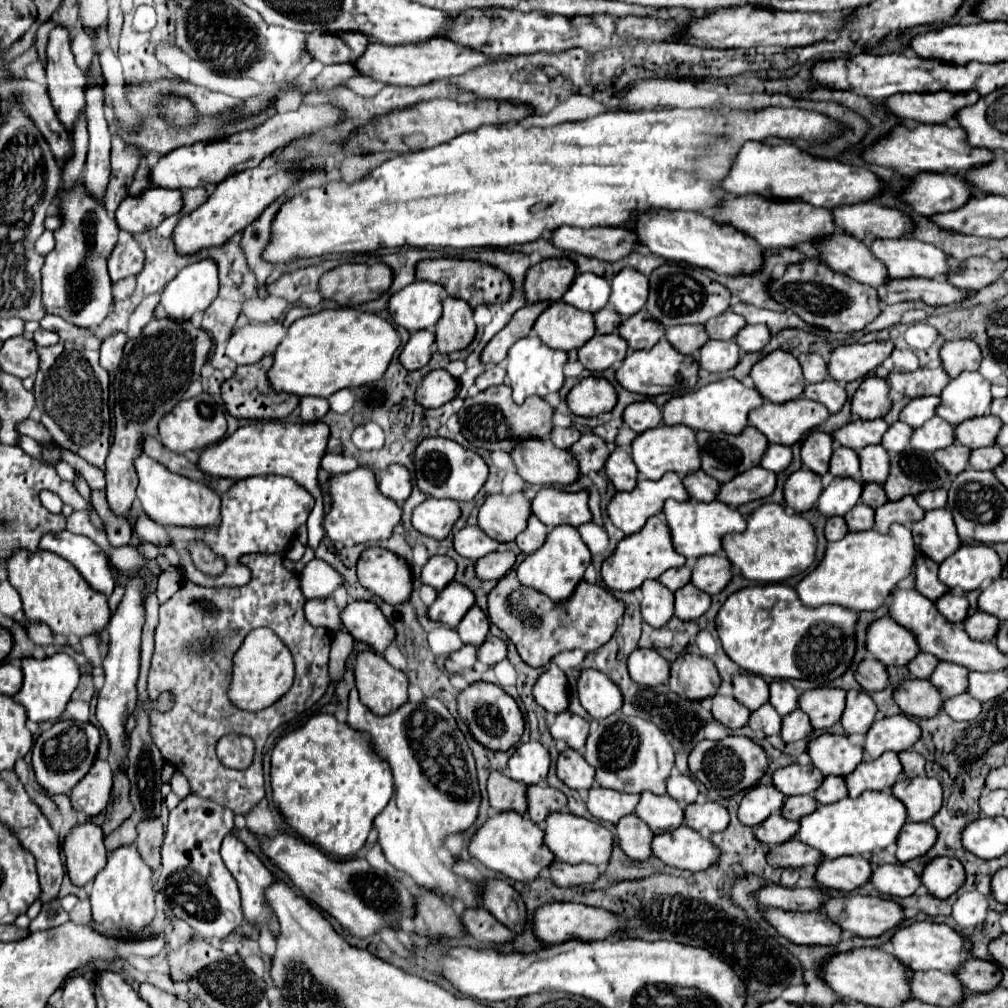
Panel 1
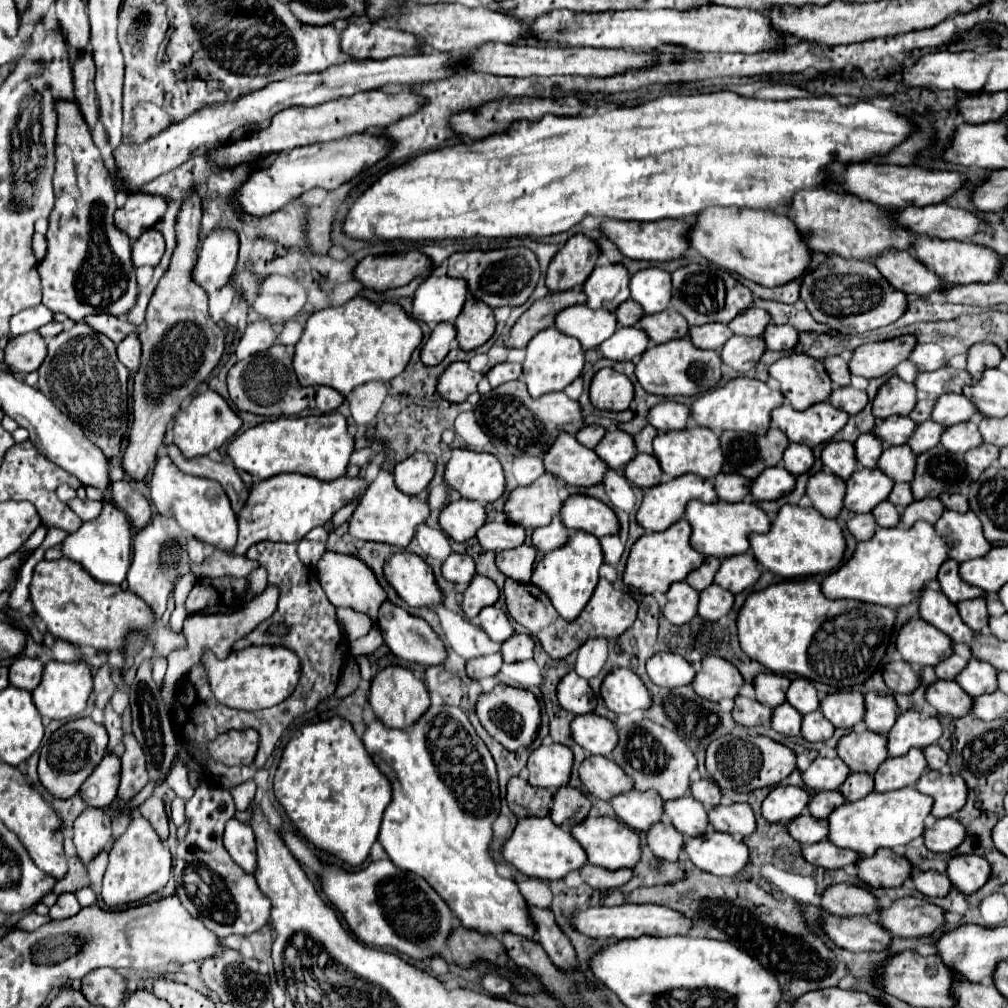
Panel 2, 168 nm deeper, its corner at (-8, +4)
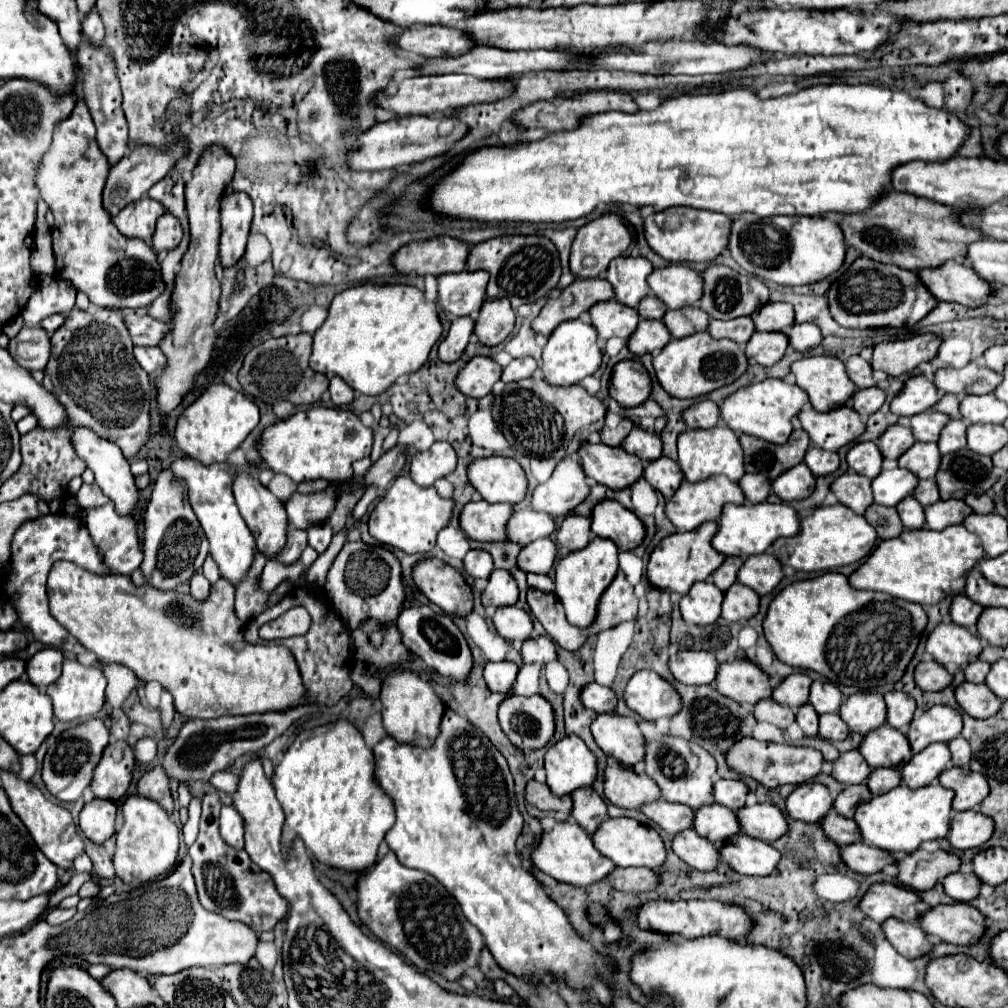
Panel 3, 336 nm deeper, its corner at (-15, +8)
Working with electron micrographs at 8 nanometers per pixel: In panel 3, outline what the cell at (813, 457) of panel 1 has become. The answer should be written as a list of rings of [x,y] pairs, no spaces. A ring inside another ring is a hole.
[[[858,442],[848,452],[848,466],[856,474],[862,474],[870,480],[874,480],[880,474],[882,462],[884,462],[884,458],[882,458],[876,442]]]

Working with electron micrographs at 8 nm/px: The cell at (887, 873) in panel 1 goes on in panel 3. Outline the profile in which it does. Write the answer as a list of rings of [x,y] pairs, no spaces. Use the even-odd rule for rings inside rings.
[[[956,872],[952,876],[946,876],[942,880],[942,886],[948,896],[952,896],[956,902],[972,902],[980,894],[982,882],[976,874],[962,874]]]

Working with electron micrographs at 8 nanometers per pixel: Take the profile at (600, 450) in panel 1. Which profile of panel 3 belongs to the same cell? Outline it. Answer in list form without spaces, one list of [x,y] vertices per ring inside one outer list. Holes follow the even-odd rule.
[[[634,428],[624,438],[622,448],[628,450],[628,452],[634,452],[644,462],[652,462],[652,460],[658,460],[662,456],[662,440],[660,440],[660,436],[652,434],[652,432],[646,432],[642,428]]]

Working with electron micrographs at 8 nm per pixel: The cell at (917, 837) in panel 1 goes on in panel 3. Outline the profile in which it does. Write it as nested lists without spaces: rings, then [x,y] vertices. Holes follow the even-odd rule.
[[[966,810],[954,812],[952,832],[948,834],[948,840],[956,850],[966,850],[986,844],[992,838],[992,834],[994,834],[994,820],[990,816]]]

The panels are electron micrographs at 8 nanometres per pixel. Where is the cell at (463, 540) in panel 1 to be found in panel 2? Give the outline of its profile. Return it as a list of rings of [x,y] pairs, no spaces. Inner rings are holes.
[[[485,522],[477,530],[475,538],[485,550],[499,552],[499,550],[521,546],[525,540],[525,530],[509,522]]]

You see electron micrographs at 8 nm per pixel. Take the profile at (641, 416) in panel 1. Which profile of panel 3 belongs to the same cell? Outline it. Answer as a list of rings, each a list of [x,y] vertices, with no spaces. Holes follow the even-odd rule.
[[[702,400],[684,412],[688,428],[712,428],[720,422],[720,406],[712,400]]]

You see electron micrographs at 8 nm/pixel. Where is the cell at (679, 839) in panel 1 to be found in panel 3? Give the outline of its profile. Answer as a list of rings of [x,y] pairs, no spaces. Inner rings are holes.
[[[746,834],[736,836],[720,848],[722,860],[726,860],[738,874],[754,874],[754,876],[770,876],[776,872],[780,862],[780,852],[756,838]]]

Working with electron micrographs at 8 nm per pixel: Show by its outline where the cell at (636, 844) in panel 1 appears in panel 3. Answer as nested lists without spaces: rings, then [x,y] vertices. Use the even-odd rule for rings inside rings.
[[[692,828],[674,836],[672,848],[688,866],[700,872],[712,872],[720,864],[720,850],[710,840],[698,836]]]

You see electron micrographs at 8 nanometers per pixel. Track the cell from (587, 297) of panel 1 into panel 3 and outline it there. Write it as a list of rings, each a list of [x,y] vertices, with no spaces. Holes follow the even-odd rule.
[[[620,256],[608,266],[606,280],[612,284],[618,302],[636,308],[640,300],[650,294],[646,280],[652,270],[654,266],[642,256]]]

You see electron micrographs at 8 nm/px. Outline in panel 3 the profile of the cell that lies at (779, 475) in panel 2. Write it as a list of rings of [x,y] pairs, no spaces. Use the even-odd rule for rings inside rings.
[[[798,464],[790,468],[788,472],[780,474],[776,482],[772,482],[774,494],[780,496],[784,502],[808,498],[814,492],[814,486],[816,486],[816,478],[806,464]]]

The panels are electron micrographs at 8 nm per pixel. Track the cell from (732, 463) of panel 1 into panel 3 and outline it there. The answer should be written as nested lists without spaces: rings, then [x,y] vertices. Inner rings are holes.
[[[796,428],[786,444],[772,444],[748,434],[740,436],[740,444],[746,454],[746,472],[768,476],[770,468],[770,480],[776,480],[782,472],[804,460],[810,436],[802,428]]]

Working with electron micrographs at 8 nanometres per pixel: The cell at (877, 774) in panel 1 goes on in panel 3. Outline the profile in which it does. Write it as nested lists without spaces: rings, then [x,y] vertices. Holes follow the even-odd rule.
[[[934,742],[928,748],[924,748],[920,754],[914,754],[908,764],[900,768],[902,780],[908,788],[922,788],[932,784],[940,772],[944,772],[950,766],[952,754],[948,750],[946,742]]]

